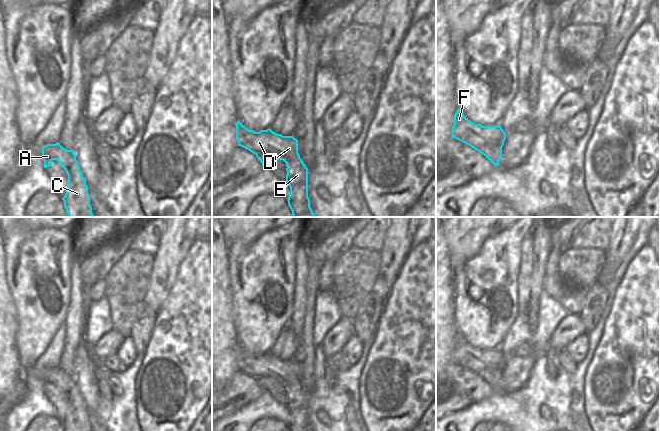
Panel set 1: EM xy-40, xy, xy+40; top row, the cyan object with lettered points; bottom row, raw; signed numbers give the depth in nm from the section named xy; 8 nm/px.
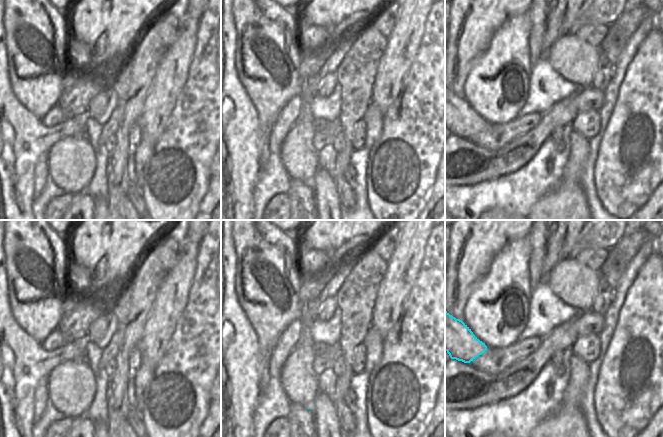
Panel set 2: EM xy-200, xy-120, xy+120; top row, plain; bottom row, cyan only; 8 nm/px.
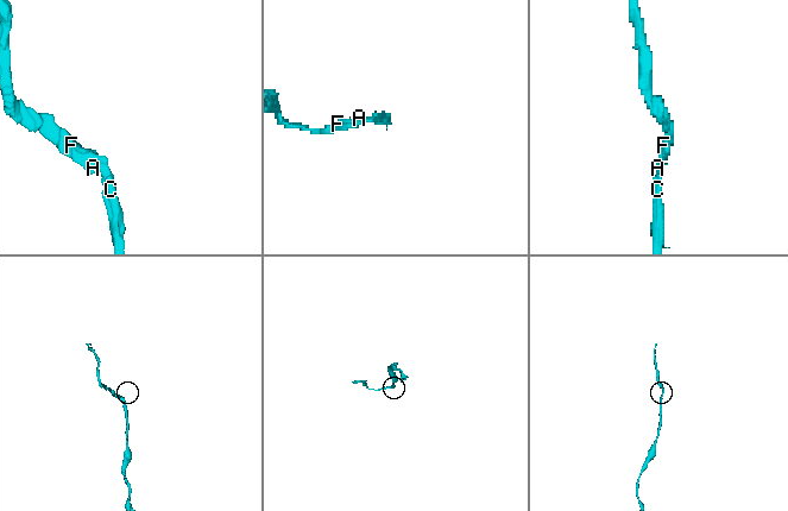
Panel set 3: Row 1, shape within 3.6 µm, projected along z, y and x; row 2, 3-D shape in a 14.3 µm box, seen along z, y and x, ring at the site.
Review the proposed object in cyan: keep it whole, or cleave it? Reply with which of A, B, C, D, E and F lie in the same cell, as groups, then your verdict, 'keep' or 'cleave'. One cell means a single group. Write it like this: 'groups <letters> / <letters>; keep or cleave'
groups A B C D E F; keep

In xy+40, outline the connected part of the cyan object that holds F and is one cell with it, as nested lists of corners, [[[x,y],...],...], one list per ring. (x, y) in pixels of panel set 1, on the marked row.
[[[458,108],[454,115],[452,138],[471,146],[497,166],[502,155],[506,133],[500,125],[483,126],[471,122]]]

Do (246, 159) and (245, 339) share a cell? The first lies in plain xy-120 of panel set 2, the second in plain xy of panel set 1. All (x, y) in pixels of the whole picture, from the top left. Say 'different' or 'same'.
different

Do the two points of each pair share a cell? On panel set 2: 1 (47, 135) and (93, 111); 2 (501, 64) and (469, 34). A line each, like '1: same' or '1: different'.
1: different
2: different

